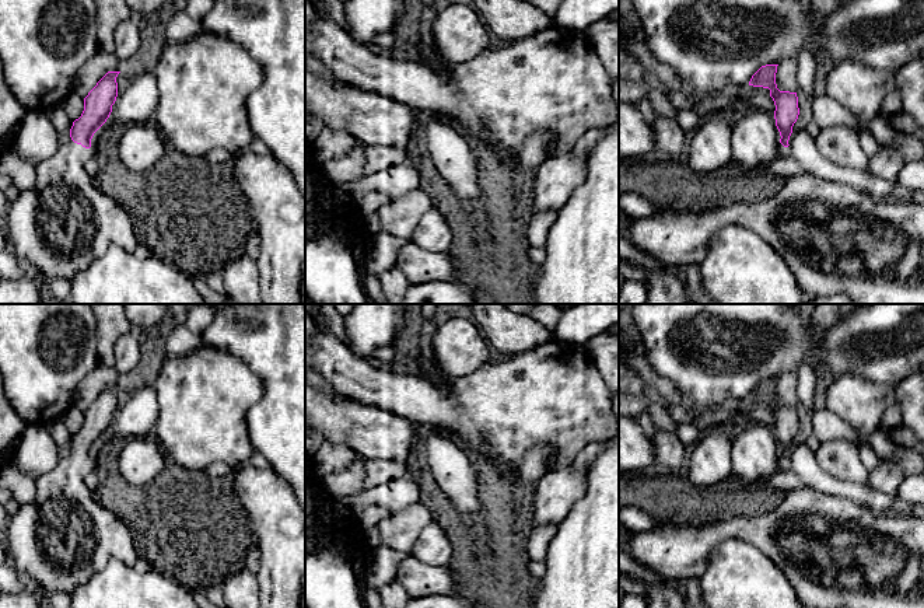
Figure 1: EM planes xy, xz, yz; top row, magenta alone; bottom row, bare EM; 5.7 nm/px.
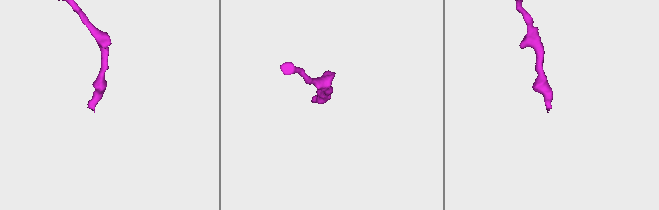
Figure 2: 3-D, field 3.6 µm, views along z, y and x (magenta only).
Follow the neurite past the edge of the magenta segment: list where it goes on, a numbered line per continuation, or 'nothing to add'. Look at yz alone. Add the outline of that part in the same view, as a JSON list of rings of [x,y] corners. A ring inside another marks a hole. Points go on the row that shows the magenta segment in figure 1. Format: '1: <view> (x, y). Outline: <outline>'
1: yz (783, 152). Outline: [[[780,143],[778,144],[778,148],[777,148],[777,157],[783,157],[783,158],[791,157],[791,148],[790,148],[790,146],[788,147],[784,147]]]

